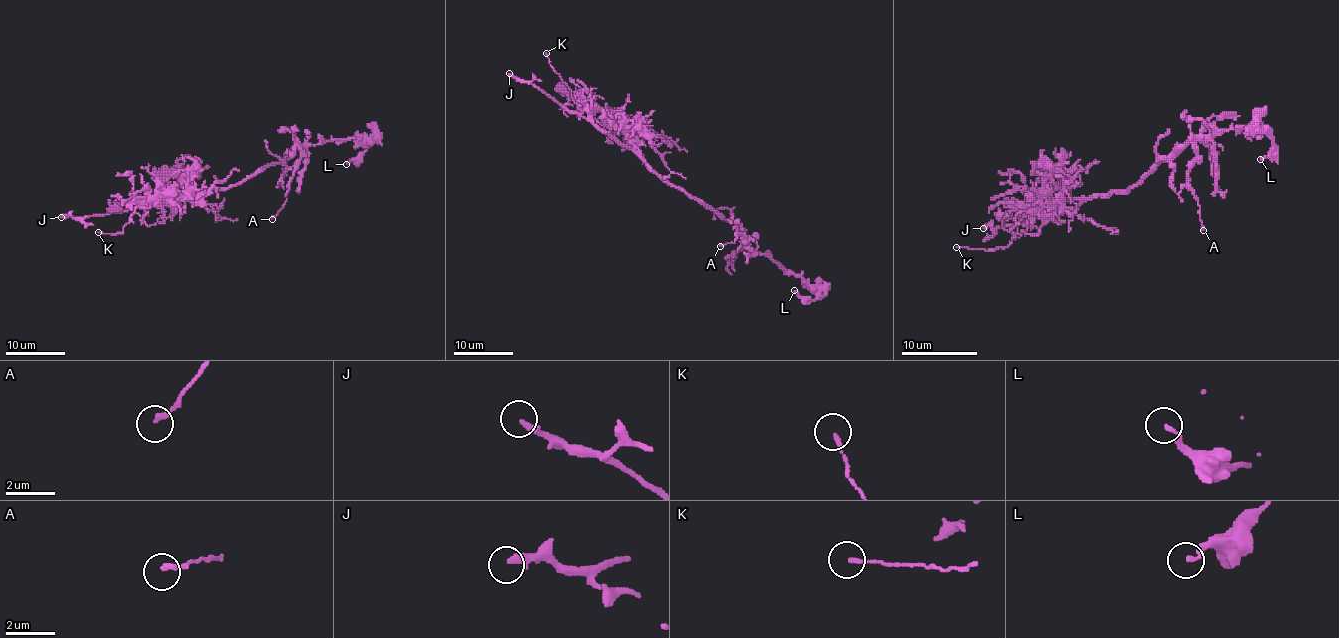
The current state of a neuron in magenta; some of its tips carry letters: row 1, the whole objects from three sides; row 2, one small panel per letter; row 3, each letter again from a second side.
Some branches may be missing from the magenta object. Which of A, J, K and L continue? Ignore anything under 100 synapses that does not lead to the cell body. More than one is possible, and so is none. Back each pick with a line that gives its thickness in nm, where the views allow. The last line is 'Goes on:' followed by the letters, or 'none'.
J: Thickness 280 nm
Goes on: J

